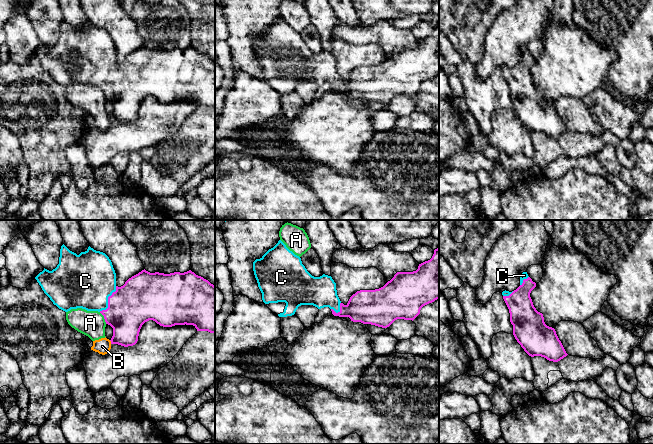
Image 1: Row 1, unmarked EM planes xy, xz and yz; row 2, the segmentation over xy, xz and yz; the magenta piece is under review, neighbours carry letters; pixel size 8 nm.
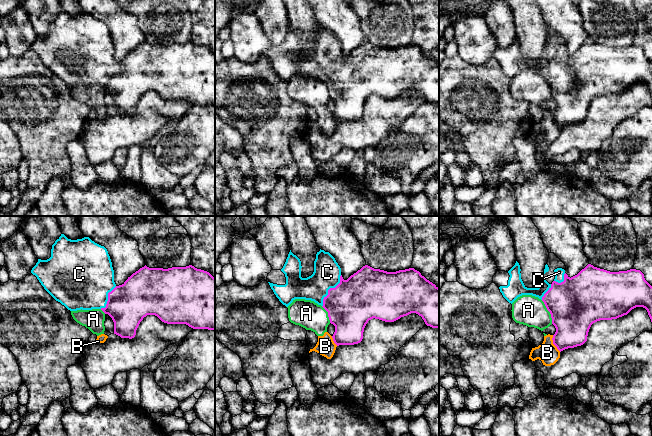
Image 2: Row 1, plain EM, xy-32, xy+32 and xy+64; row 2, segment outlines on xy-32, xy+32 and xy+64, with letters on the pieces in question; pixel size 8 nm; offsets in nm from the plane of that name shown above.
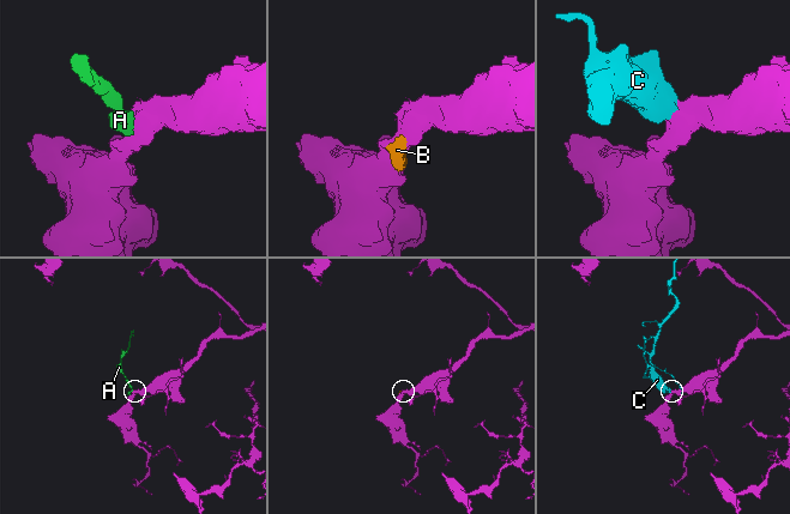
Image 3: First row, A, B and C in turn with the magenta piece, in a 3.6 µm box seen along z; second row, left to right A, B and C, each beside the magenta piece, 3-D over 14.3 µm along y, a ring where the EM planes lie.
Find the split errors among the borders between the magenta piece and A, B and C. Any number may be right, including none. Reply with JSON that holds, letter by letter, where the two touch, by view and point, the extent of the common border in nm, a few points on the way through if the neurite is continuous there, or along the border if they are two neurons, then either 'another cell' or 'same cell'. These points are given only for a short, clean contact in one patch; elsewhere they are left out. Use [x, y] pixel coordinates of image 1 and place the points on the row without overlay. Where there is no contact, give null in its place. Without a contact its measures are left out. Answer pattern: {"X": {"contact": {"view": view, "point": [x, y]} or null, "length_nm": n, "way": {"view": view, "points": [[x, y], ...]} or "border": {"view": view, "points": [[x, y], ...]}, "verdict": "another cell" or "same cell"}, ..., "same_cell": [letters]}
{"A": {"contact": {"view": "xy", "point": [104, 94]}, "length_nm": 110, "border": {"view": "xy", "points": [[99, 88], [106, 99]]}, "verdict": "another cell"}, "B": {"contact": {"view": "xy", "point": [111, 118]}, "length_nm": 40, "verdict": "another cell"}, "C": {"contact": {"view": "xy", "point": [108, 77]}, "length_nm": 240, "way": {"view": "xy", "points": [[139, 76], [108, 77], [85, 57]]}, "verdict": "same cell"}, "same_cell": ["C"]}

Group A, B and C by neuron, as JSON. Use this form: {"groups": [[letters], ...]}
{"groups": [["A", "B"], ["C"]]}

